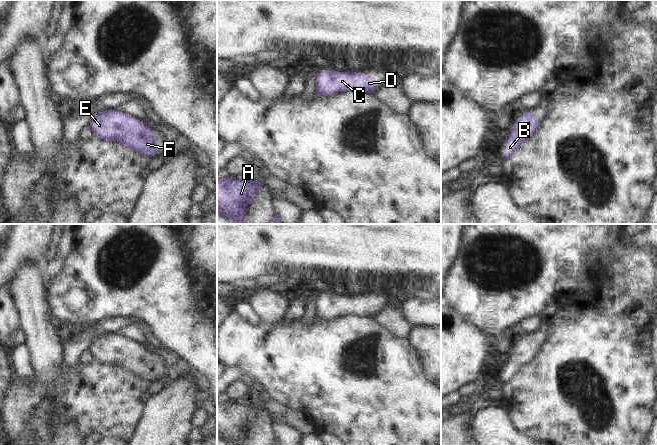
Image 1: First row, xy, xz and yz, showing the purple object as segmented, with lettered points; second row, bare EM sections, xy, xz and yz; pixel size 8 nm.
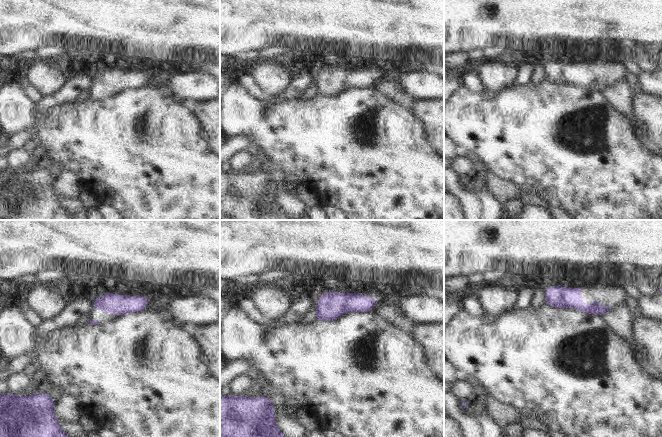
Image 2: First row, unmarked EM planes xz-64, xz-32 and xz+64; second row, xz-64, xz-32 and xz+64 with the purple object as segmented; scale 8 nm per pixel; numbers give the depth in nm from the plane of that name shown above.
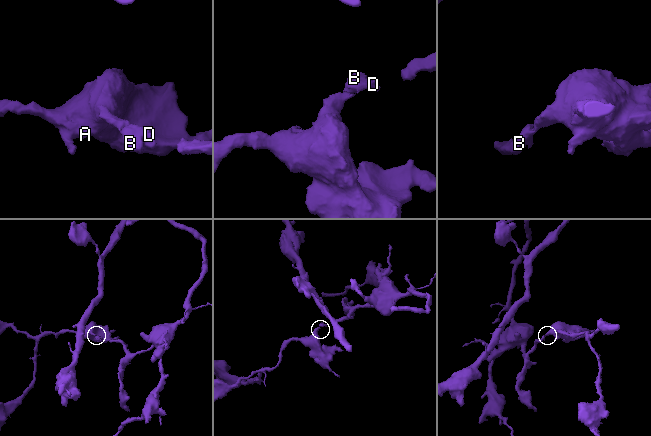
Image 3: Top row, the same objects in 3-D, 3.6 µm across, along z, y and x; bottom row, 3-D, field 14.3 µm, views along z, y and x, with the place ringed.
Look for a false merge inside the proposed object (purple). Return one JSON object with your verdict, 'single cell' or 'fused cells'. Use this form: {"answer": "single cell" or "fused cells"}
{"answer": "single cell"}

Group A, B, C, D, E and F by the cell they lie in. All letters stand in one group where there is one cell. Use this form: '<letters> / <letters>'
A B C D E F

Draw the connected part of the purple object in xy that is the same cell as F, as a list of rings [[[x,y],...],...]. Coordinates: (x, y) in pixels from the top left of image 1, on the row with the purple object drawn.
[[[117,109],[95,115],[89,128],[97,138],[119,142],[143,156],[153,158],[158,154],[158,136],[153,128]]]

